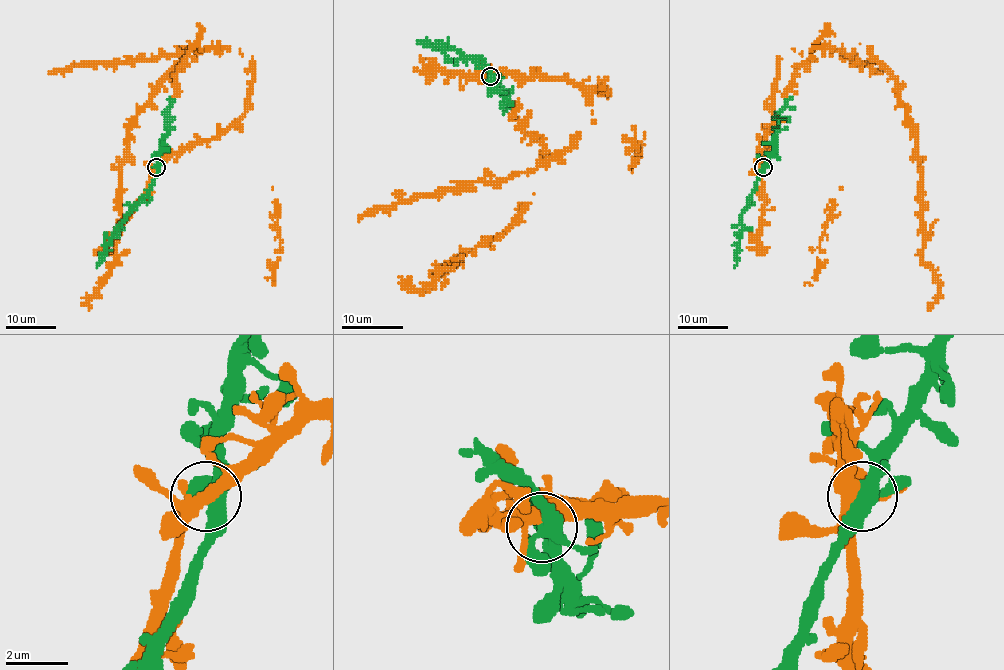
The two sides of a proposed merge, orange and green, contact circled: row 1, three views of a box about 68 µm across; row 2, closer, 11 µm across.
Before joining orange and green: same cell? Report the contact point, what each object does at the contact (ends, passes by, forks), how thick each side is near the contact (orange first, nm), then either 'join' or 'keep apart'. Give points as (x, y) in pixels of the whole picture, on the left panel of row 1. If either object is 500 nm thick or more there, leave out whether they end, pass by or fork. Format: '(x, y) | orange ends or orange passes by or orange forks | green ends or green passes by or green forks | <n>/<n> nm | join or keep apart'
(156, 167) | orange forks | green forks | 380/400 nm | join

